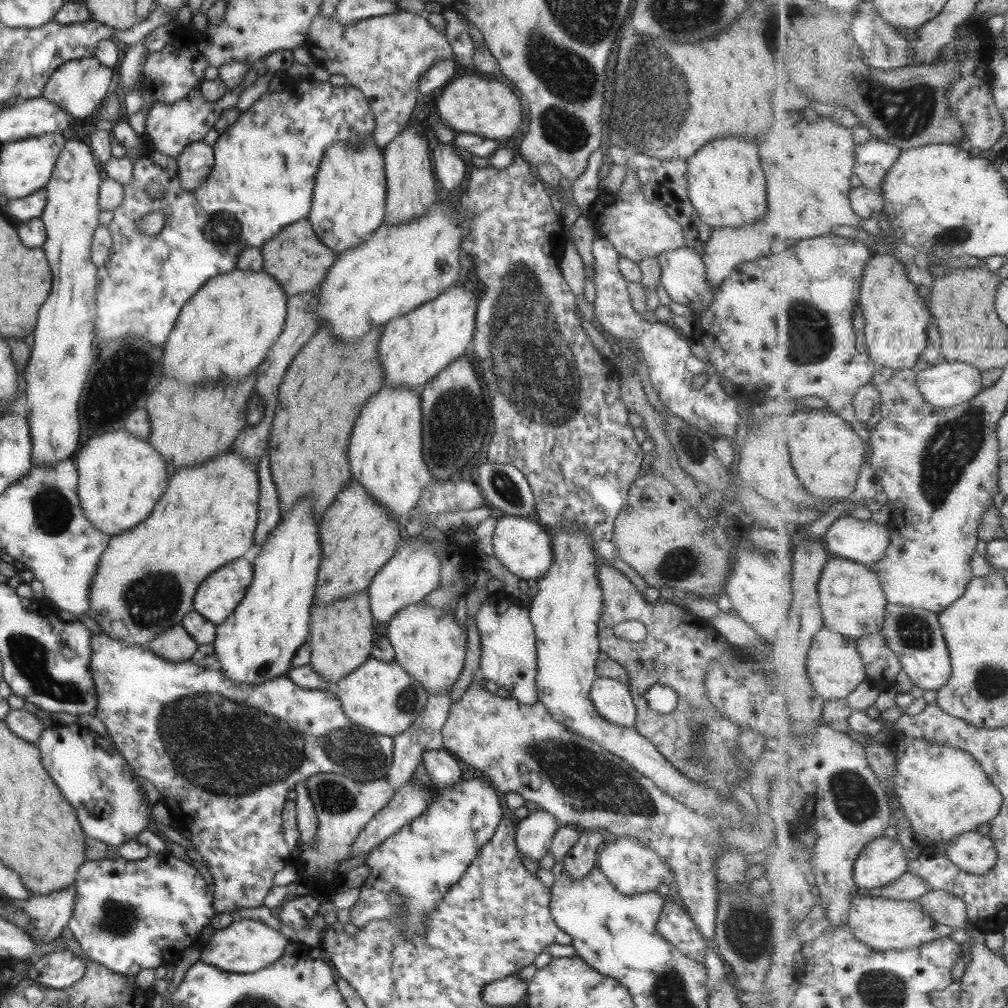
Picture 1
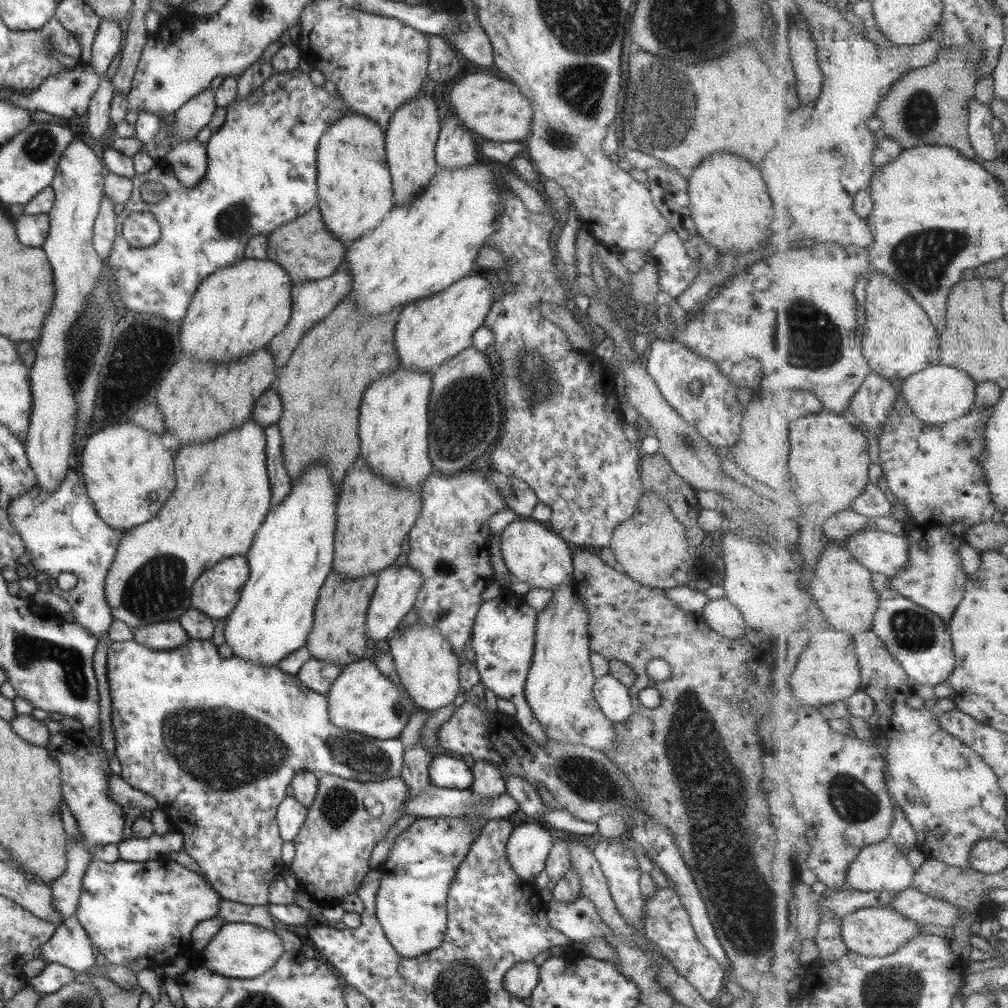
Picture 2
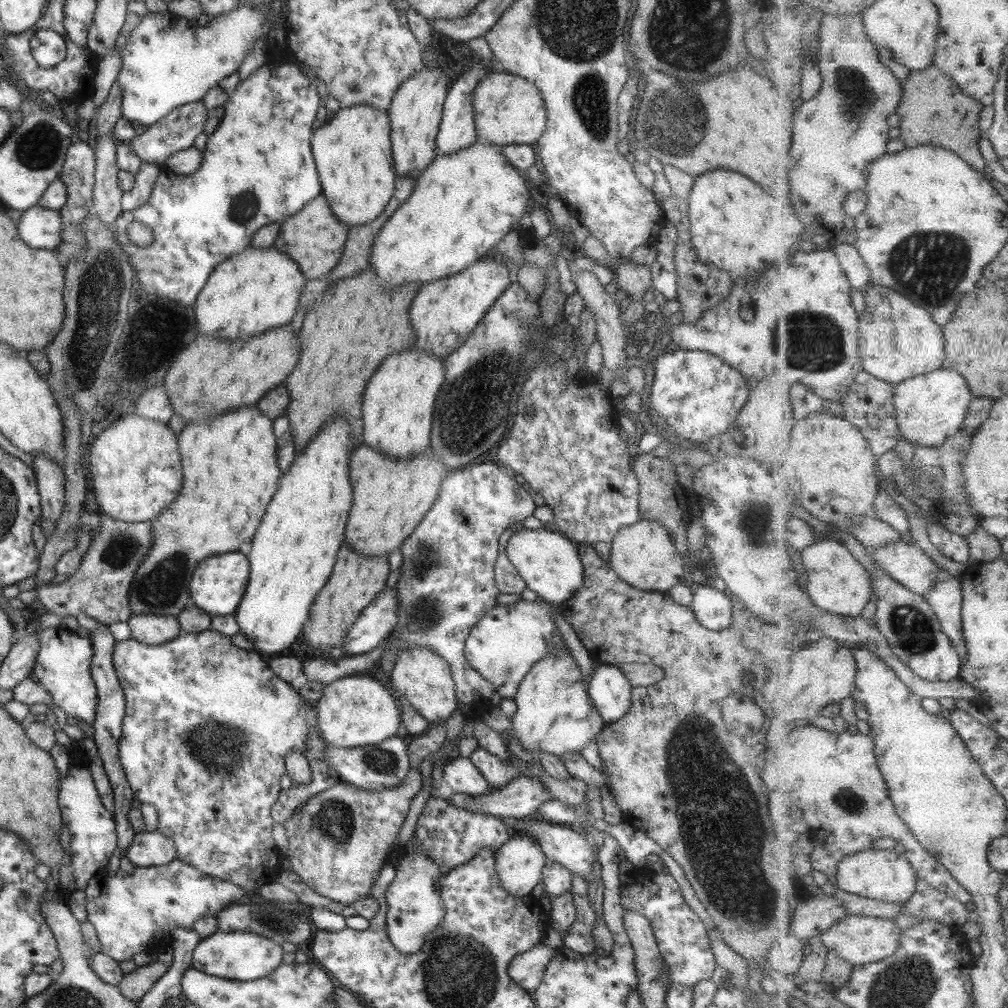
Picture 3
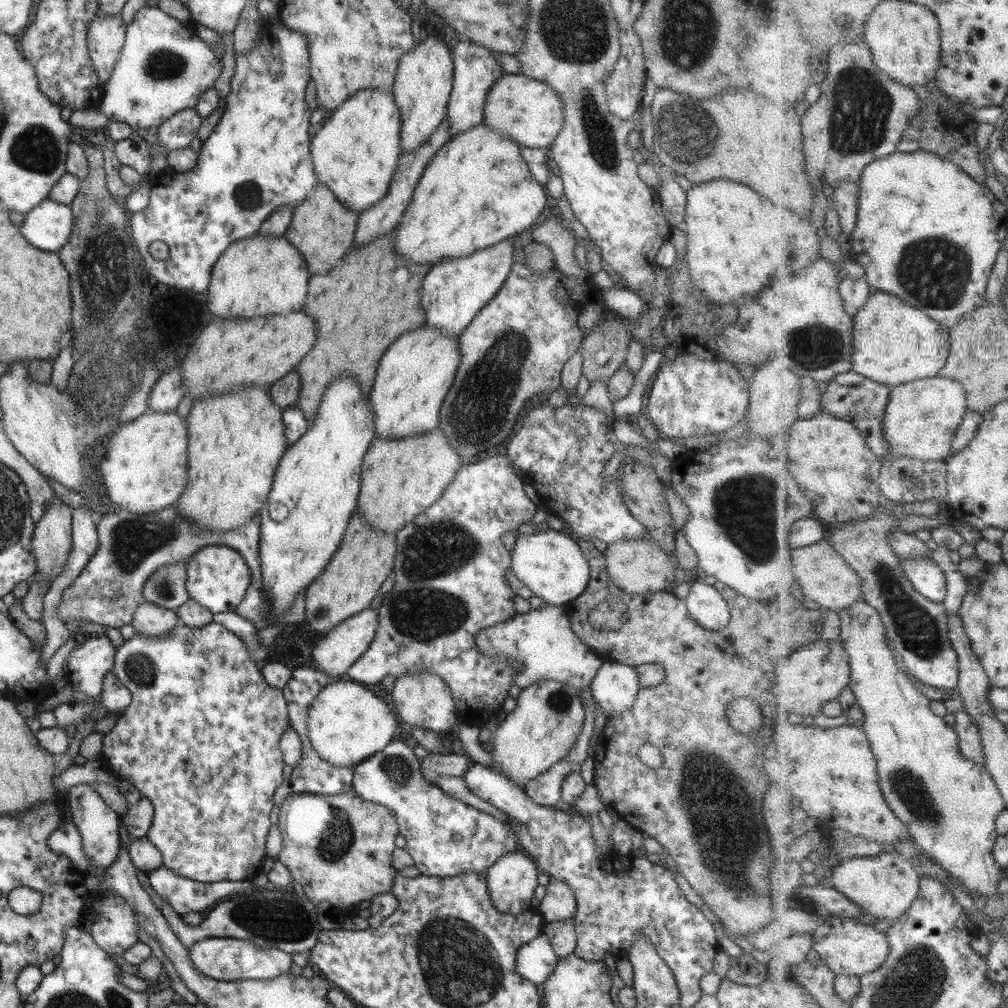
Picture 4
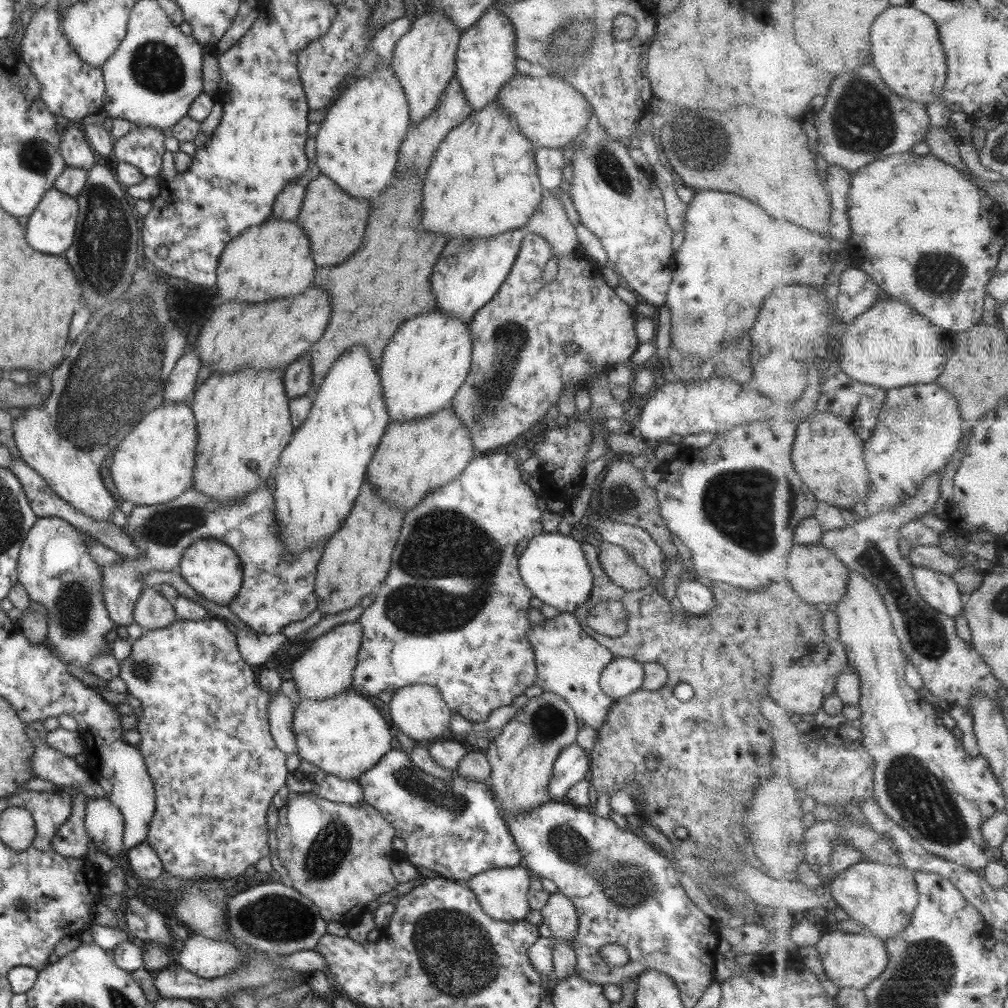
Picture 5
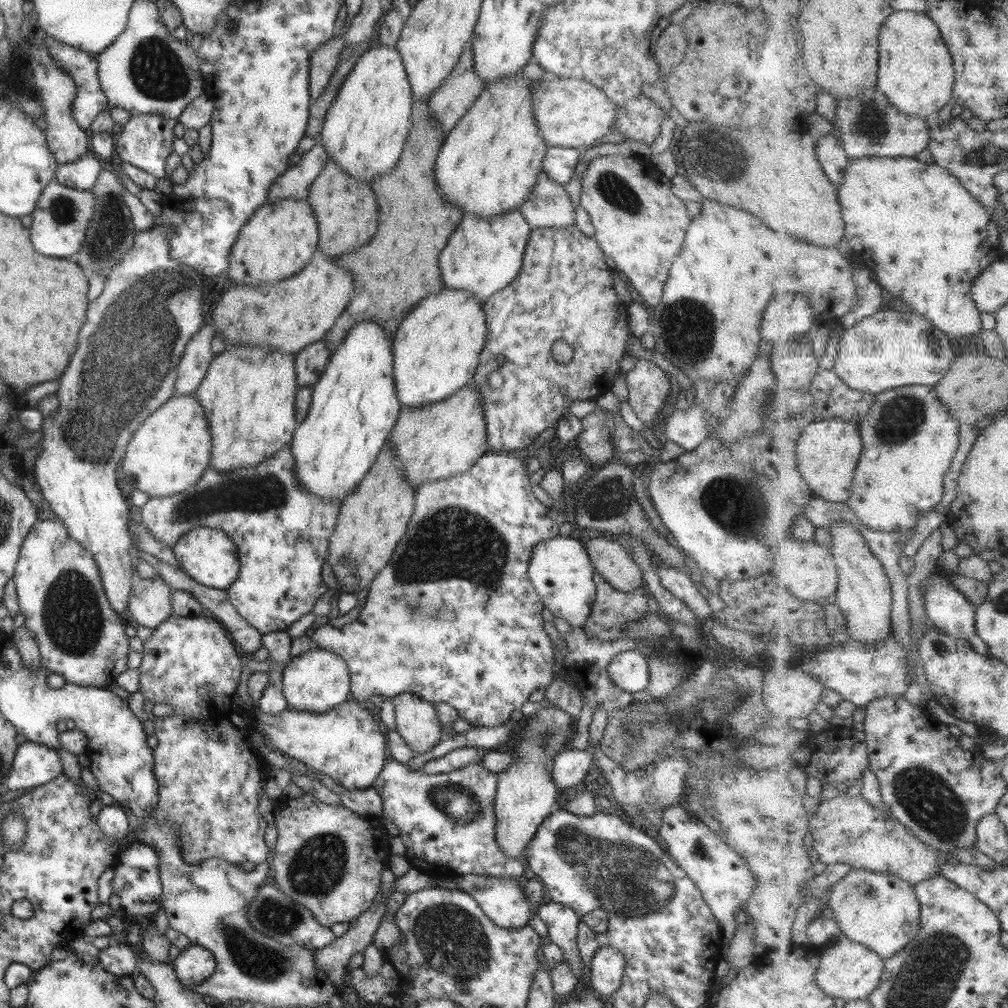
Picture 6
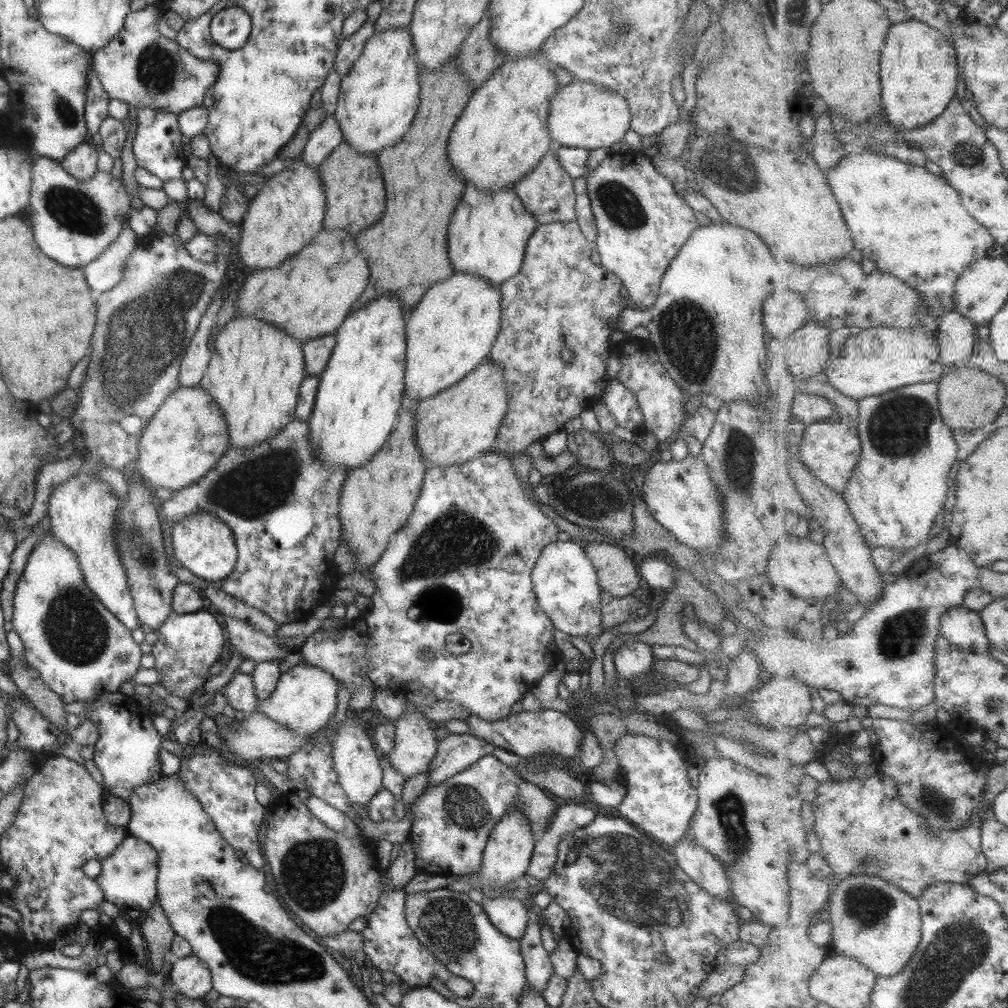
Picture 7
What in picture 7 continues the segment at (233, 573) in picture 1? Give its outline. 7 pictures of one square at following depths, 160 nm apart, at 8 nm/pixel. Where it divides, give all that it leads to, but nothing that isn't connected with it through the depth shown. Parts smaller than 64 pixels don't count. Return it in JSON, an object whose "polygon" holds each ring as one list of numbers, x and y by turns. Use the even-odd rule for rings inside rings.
{"polygon":[[198,512,184,516,175,522,171,530,171,548,173,558,180,566,187,568,191,574,219,585,234,569,237,553,231,530,216,516,206,512]]}

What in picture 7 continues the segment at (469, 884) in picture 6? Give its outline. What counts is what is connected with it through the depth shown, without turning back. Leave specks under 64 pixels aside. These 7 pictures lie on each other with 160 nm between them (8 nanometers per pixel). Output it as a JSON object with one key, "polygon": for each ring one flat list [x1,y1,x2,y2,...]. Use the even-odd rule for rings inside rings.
{"polygon":[[484,897,481,900,482,909,488,916,488,921,501,934,510,939,519,940,527,928,528,903,510,897]]}

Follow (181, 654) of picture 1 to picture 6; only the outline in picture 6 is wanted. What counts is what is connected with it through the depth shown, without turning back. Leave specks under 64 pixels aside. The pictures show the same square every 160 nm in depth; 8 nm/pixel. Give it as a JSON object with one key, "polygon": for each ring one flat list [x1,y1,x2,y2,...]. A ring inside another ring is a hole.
{"polygon":[[162,578,136,579,126,602,126,617,134,625,154,629,172,615,170,594,172,589]]}

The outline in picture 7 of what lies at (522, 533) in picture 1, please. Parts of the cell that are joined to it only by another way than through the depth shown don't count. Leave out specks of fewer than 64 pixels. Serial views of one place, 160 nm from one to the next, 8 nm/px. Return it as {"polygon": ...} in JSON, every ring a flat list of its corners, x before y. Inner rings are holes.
{"polygon":[[573,539,562,542,546,544,535,561,530,572,532,589,540,609,550,618,555,629,571,636,578,636,586,641,586,638,595,640,602,633,600,630,600,586,597,582,596,572,587,558,584,548,573,543]]}

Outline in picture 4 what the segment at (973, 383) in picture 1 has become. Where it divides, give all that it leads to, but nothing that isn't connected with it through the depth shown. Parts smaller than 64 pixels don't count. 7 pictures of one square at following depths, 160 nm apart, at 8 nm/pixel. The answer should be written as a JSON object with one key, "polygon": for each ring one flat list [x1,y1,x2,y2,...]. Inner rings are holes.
{"polygon":[[937,375,894,386,884,416,884,431,890,453,882,461,892,461,903,455,925,462,946,461,953,453,955,433,968,409,965,387,962,382,952,378]]}

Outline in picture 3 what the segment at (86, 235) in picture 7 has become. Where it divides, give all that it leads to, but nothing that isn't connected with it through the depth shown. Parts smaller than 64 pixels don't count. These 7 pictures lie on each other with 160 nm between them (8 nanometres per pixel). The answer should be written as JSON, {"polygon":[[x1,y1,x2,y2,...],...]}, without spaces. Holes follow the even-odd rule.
{"polygon":[[36,204,26,208,17,224,19,238,29,248,52,250,61,244,61,213]]}

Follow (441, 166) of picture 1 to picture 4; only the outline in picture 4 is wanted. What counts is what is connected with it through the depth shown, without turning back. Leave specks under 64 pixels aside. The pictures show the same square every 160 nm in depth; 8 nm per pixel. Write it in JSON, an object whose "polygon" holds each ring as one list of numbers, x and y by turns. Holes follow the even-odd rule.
{"polygon":[[461,38,450,50,452,58,452,89,446,104,446,118,449,139,477,126,482,122,484,98,492,82,503,74,499,63,491,52,468,39]]}

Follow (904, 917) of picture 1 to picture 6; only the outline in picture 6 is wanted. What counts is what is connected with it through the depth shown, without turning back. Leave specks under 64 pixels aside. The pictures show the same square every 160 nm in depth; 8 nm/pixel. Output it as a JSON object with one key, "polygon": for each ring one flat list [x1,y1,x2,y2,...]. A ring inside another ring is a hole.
{"polygon":[[841,936,833,946,822,952,820,967,816,973,819,988,825,991,829,998,842,998,845,1002,857,999,868,999,882,982,886,963,874,950,860,942]]}

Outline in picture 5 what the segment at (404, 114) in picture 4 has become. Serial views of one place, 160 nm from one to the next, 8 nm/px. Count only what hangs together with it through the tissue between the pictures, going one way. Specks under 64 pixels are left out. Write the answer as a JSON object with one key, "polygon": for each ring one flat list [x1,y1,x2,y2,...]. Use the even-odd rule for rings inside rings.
{"polygon":[[427,11,411,25,396,42,389,66,405,95,410,125,418,124,437,108,439,97,454,77,455,51,461,34,442,12]]}

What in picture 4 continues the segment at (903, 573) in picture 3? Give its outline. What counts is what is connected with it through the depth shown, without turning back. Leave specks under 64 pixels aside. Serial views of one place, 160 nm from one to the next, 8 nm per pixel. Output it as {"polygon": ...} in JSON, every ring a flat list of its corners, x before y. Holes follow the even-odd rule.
{"polygon":[[936,558,901,559,905,574,914,584,915,590,933,602,942,603,947,596,948,584,946,571,938,565]]}

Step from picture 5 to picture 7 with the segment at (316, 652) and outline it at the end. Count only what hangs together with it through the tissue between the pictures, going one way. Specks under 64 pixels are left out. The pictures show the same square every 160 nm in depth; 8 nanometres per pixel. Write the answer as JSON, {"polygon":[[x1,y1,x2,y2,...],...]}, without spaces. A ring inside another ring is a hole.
{"polygon":[[301,662,280,673,273,693,269,698,257,702,255,712,263,714,271,722,277,722,289,728,295,736,313,737,323,730,335,715,337,688,339,688,338,680,335,680,327,671]]}

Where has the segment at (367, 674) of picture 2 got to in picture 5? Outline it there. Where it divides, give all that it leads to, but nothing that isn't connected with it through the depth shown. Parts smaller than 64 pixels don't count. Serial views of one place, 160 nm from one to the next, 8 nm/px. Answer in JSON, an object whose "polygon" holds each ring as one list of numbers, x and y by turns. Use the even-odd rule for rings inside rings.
{"polygon":[[345,689,333,698,297,700,291,732,298,748,297,756,339,780,357,780,395,745,392,725,383,720,373,704,351,689]]}

